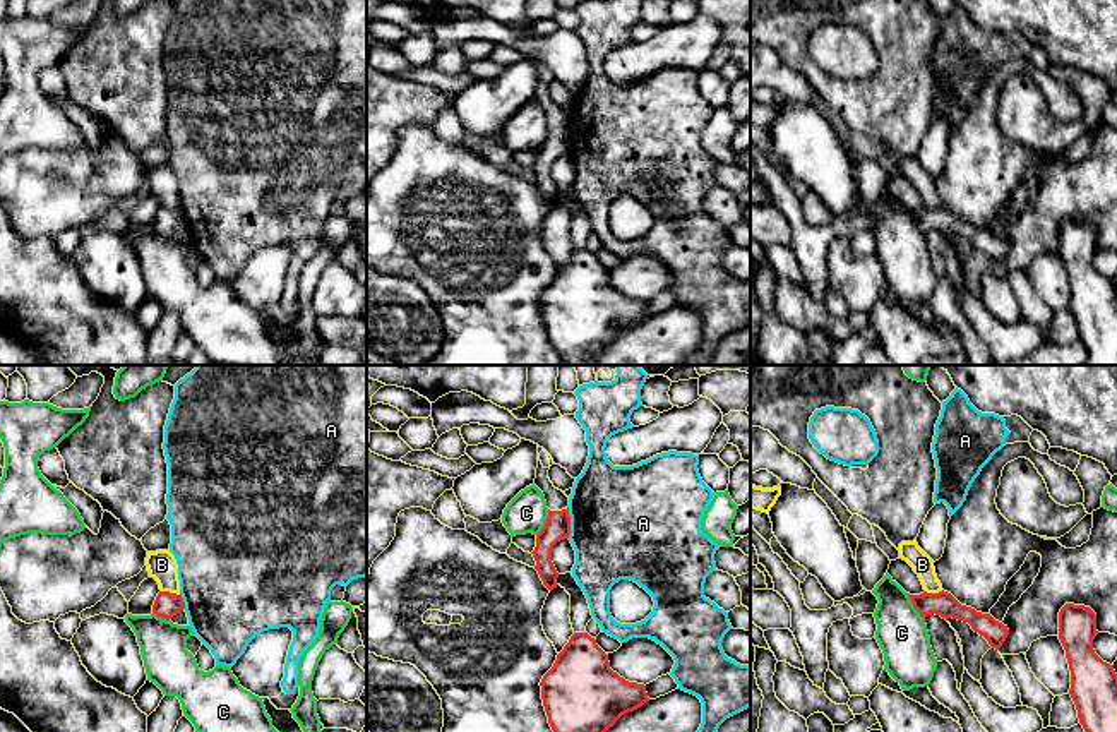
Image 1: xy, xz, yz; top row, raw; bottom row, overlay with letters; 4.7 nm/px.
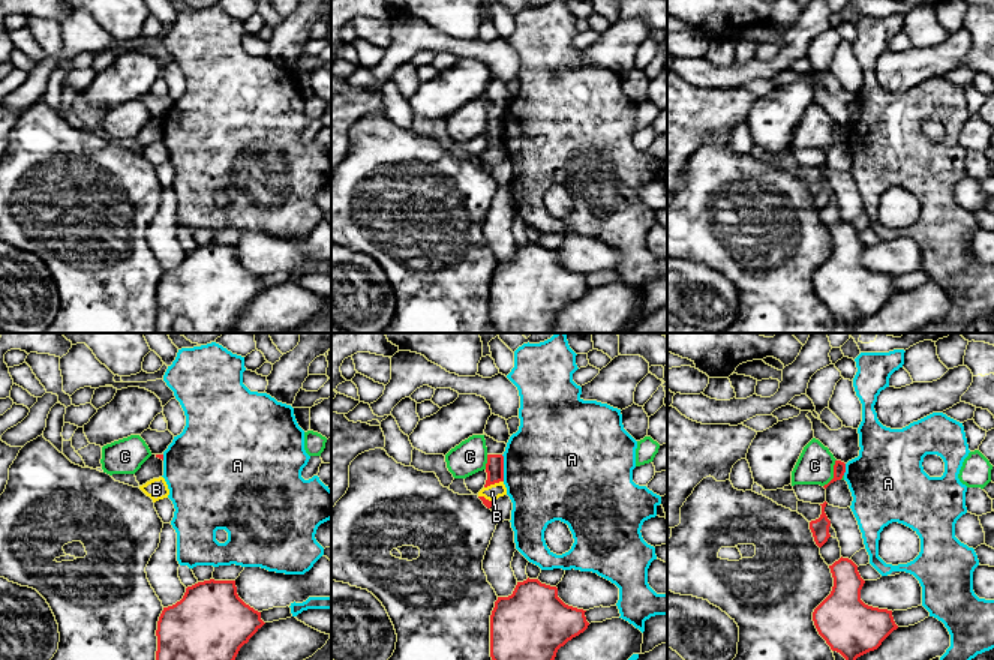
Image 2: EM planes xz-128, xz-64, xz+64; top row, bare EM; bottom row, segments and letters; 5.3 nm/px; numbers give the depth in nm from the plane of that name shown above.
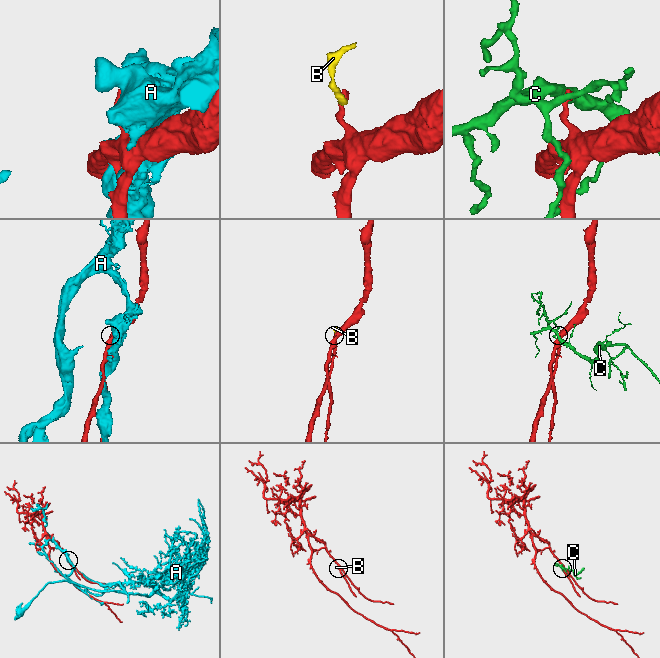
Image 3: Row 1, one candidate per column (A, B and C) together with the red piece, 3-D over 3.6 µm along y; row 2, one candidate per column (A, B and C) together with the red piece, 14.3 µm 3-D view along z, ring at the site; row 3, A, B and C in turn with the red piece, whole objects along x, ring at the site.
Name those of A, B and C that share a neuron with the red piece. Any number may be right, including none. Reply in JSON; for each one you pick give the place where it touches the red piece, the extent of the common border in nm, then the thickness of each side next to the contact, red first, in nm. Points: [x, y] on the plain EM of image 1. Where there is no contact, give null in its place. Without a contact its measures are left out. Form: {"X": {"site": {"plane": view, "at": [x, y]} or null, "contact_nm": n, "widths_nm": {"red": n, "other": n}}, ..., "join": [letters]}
{"join": []}

